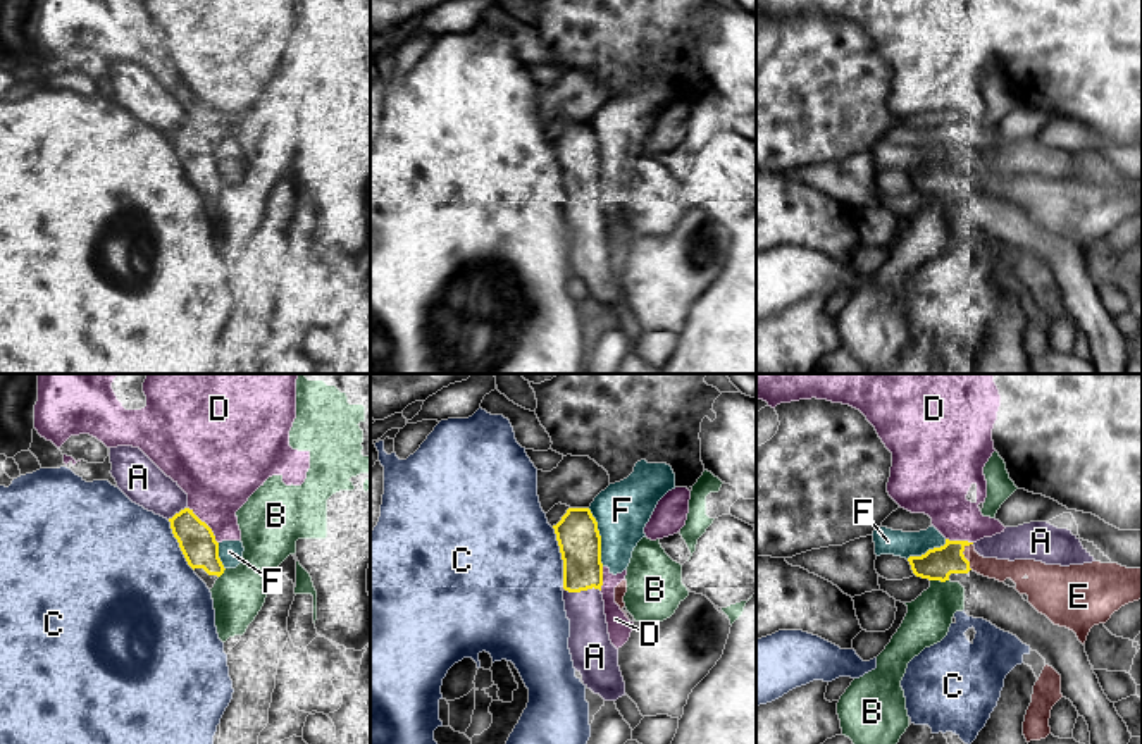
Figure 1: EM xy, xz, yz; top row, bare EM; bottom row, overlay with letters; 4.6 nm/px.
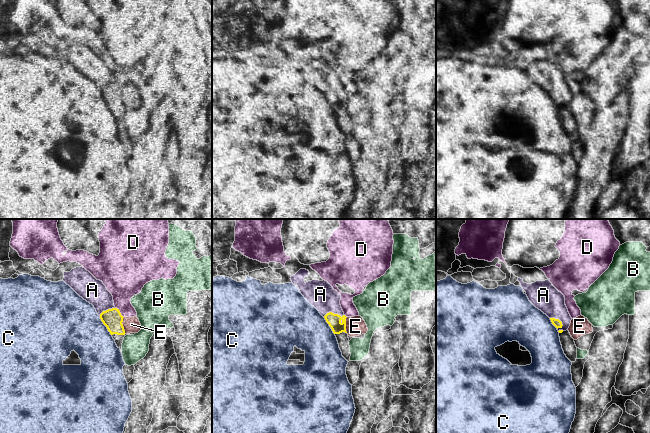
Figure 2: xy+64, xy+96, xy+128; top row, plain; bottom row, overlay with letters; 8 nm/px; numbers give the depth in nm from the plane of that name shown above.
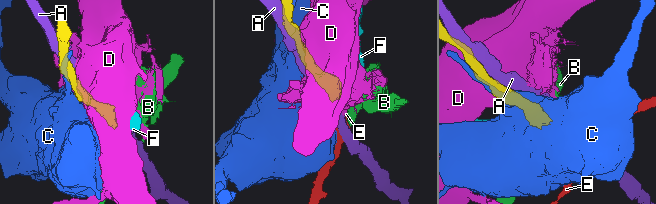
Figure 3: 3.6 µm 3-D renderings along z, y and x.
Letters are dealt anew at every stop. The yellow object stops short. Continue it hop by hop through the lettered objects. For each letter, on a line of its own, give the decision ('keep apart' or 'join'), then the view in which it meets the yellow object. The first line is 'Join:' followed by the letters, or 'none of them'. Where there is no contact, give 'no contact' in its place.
Join: none of them
A: keep apart; meets yellow in xz
B: keep apart; meets yellow in yz
C: keep apart; meets yellow in xz
D: keep apart; meets yellow in xy
E: keep apart; meets yellow in yz
F: keep apart; meets yellow in xz

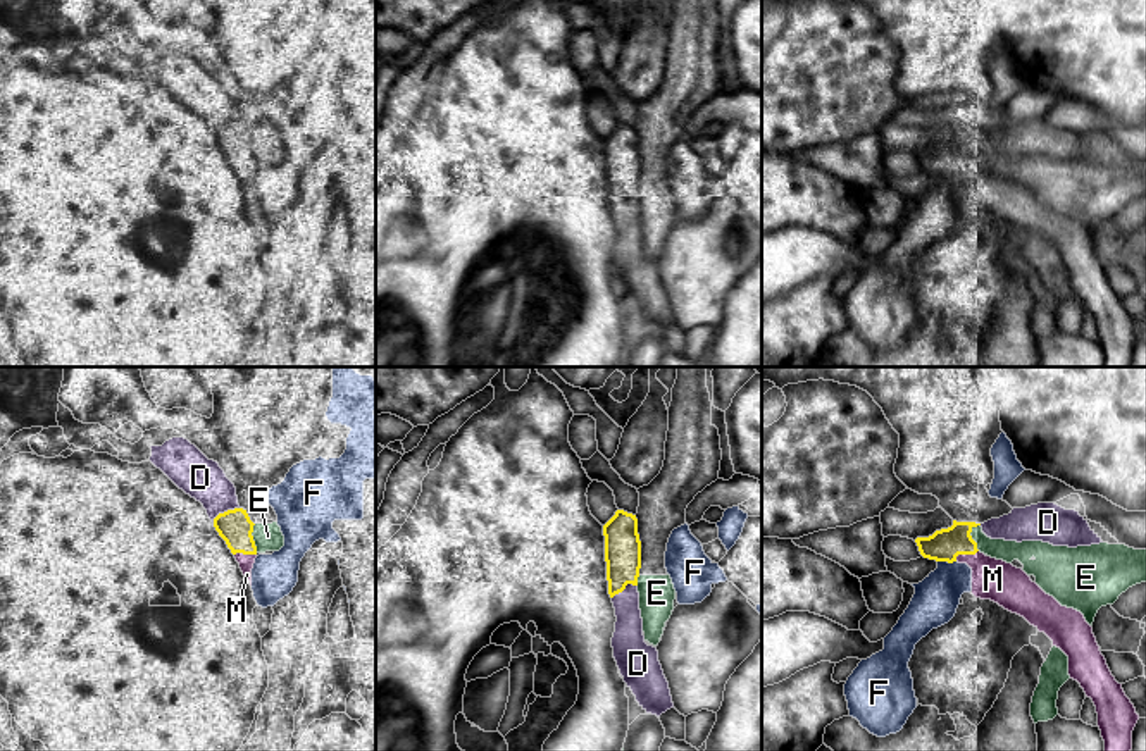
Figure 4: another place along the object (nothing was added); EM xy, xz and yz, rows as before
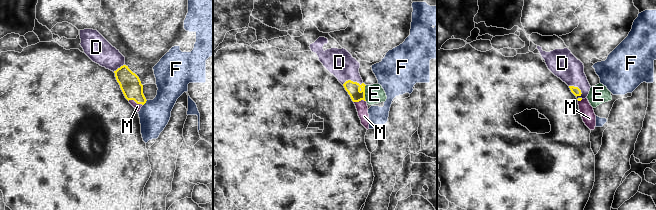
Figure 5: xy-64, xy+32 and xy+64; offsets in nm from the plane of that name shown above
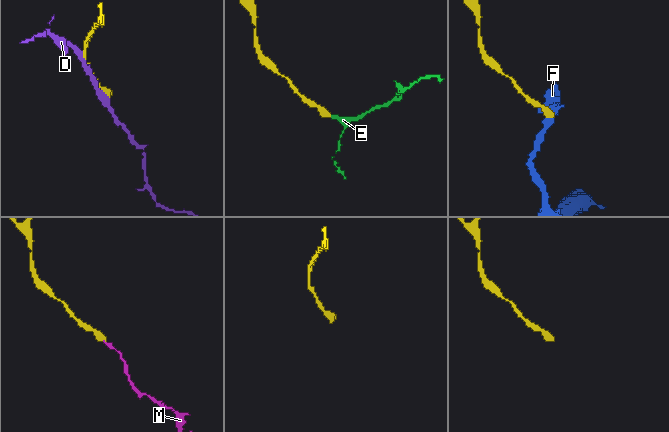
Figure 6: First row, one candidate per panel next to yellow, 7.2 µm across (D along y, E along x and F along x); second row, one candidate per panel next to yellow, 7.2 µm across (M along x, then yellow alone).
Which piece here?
Join: M
D: keep apart; meets yellow in xy
E: keep apart; meets yellow in yz
F: keep apart; meets yellow in yz
M: join; meets yellow in yz

